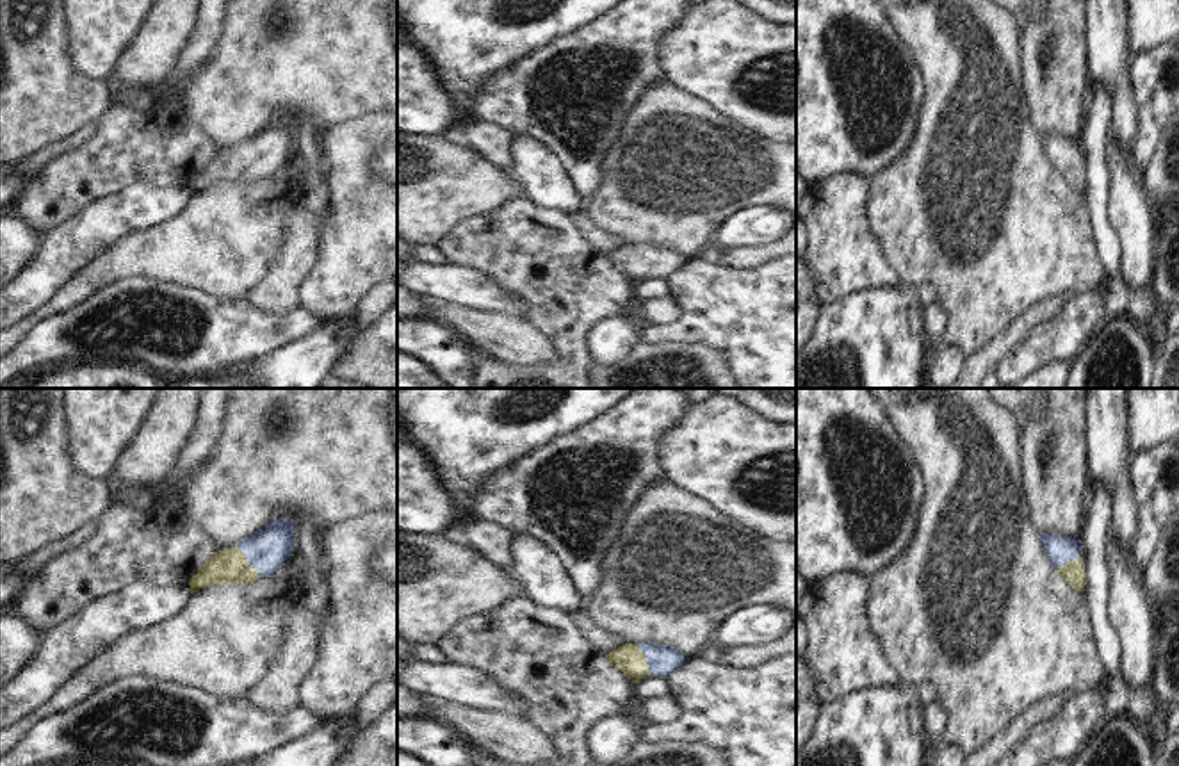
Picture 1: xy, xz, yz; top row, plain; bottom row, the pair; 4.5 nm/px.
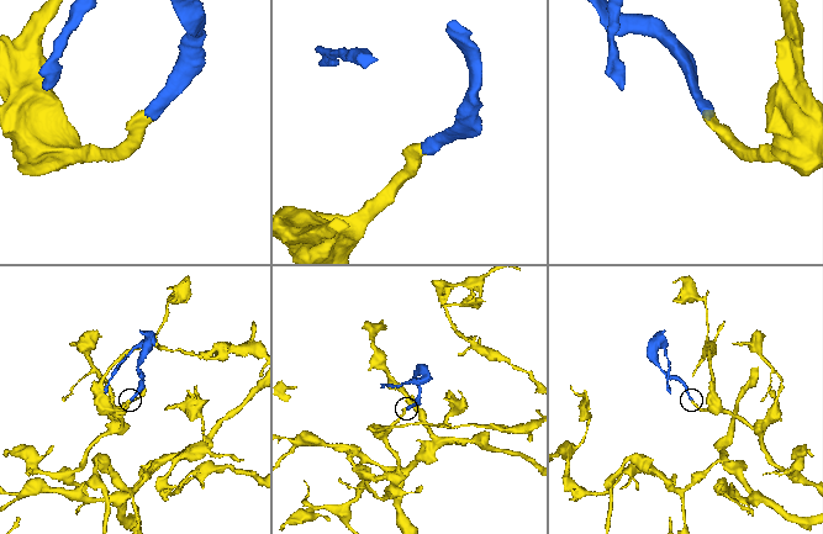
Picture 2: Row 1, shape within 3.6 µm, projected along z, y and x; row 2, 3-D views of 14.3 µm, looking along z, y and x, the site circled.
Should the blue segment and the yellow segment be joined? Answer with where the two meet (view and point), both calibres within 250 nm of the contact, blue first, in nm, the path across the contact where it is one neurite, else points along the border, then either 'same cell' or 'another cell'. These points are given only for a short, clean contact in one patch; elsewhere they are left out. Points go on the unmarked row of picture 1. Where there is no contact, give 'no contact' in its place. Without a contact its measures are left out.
meets blue in xy at (248, 162); 190 nm thick on the blue side, 160 nm on the other; runs through xy (266, 152), (248, 162), (230, 166); same cell

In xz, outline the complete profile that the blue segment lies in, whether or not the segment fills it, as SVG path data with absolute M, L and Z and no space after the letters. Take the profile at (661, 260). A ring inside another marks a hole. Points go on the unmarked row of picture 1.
M625 244L606 255L607 262L622 271L632 283L638 283L646 274L666 278L686 264L682 253L661 244Z

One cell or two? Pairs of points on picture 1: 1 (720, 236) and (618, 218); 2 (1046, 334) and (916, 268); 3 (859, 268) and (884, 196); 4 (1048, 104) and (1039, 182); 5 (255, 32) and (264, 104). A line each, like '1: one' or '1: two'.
1: two
2: two
3: two
4: two
5: one

